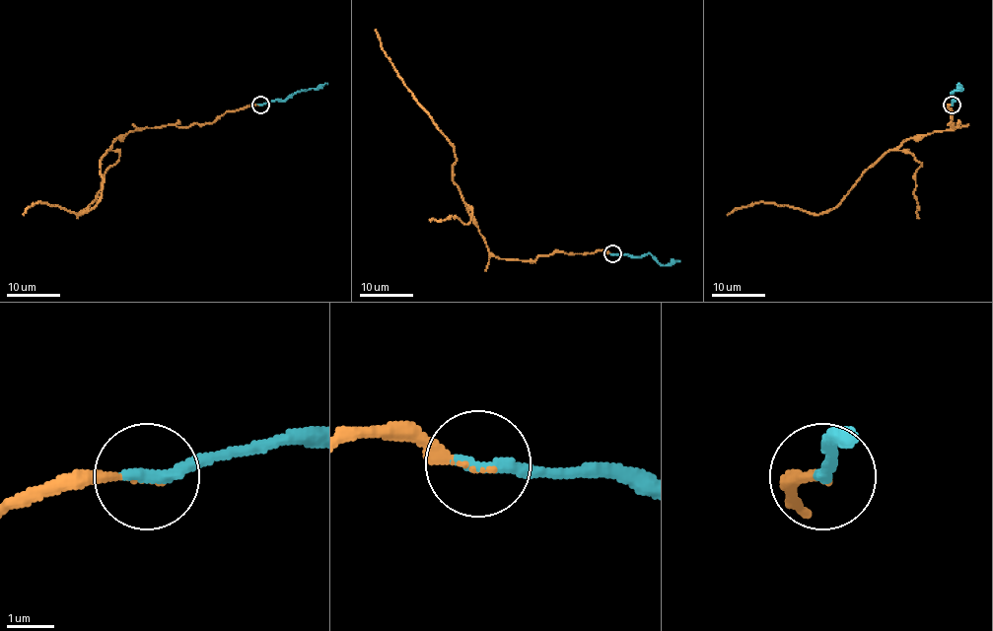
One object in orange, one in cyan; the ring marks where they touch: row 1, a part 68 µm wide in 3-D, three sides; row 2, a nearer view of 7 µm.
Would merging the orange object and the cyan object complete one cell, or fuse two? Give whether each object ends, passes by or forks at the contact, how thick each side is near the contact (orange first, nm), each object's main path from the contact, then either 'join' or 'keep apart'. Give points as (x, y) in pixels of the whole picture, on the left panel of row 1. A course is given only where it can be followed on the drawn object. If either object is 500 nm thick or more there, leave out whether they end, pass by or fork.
orange ends | cyan ends | 120/300 nm | orange via (259, 104), (208, 124), (131, 130), (101, 159), (102, 198), (91, 209), (75, 214), (35, 202), (24, 215) | cyan via (259, 104), (286, 100), (297, 92), (327, 84) | join

